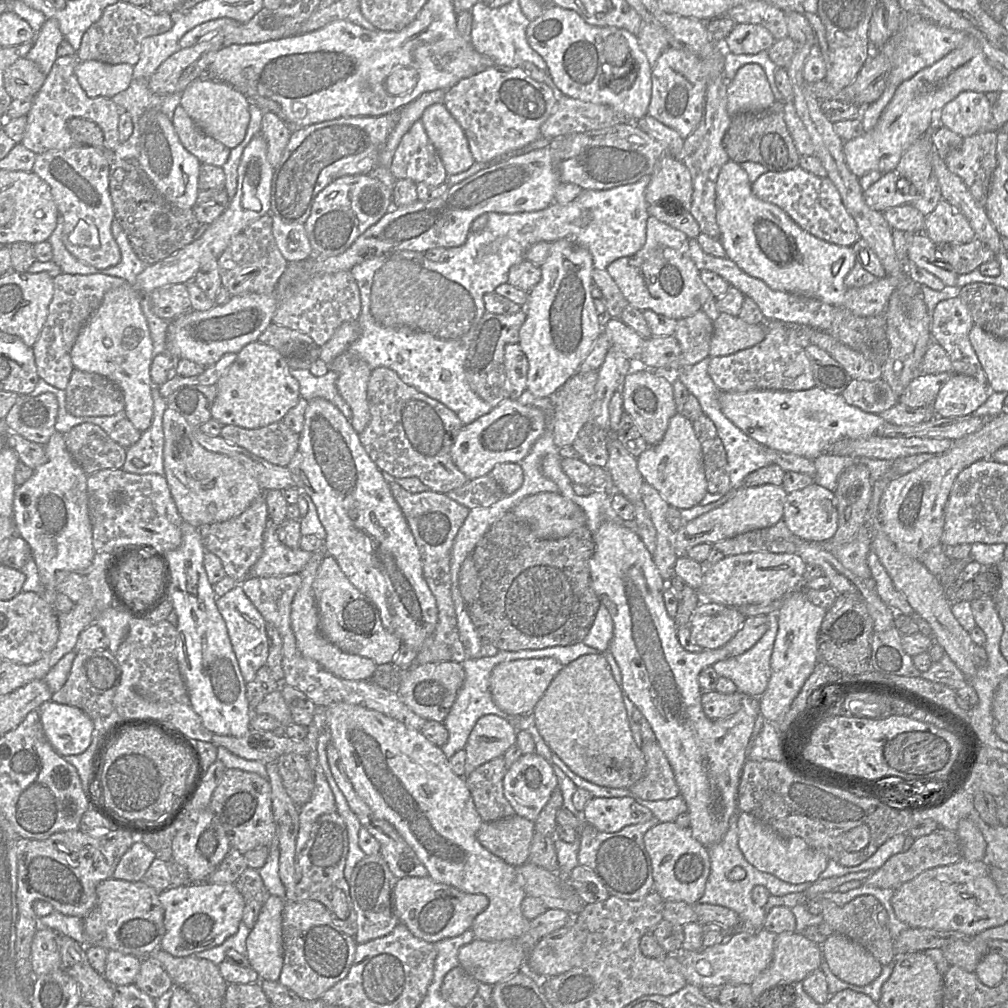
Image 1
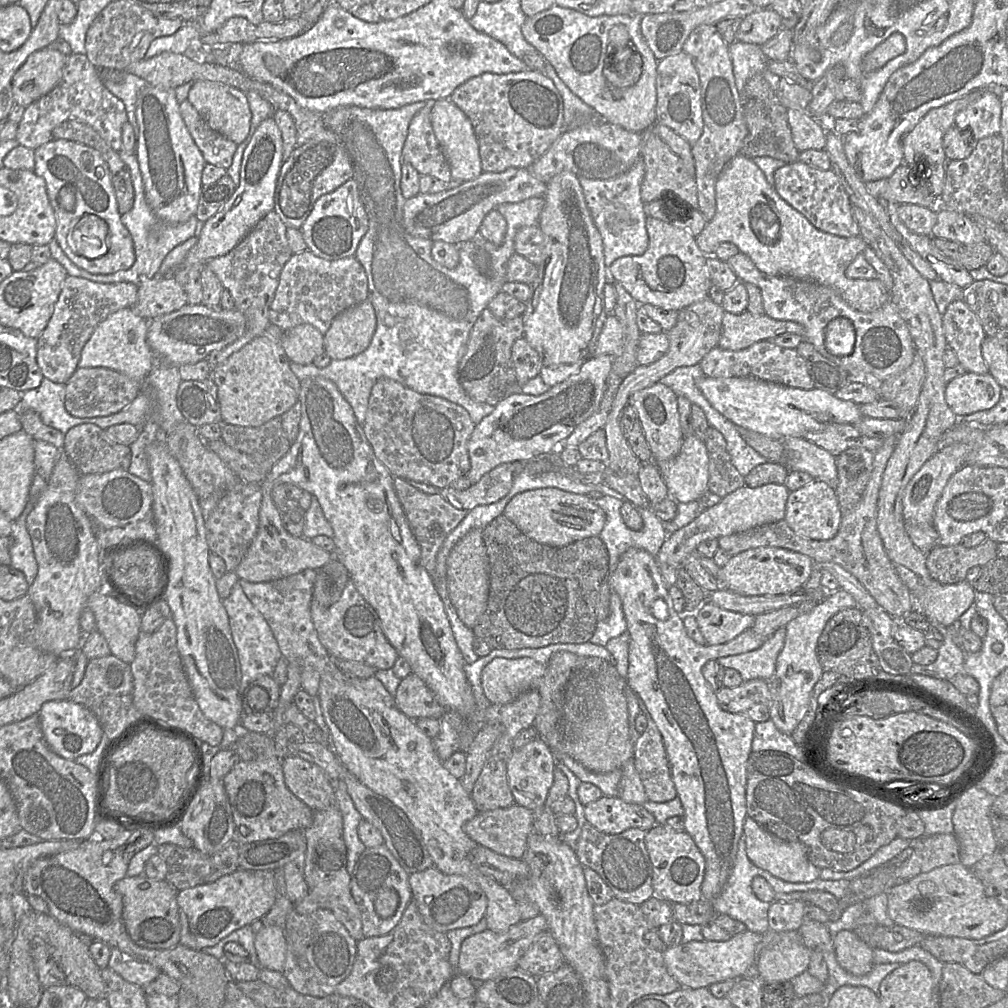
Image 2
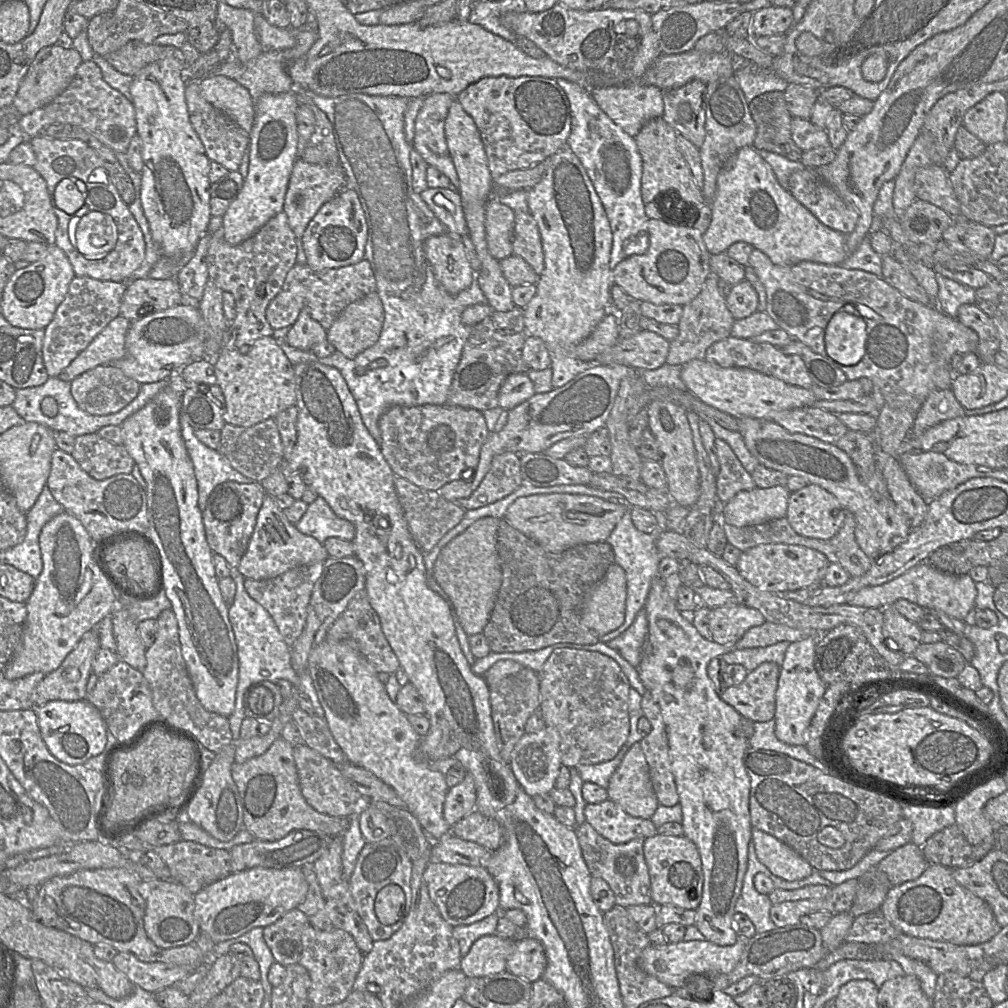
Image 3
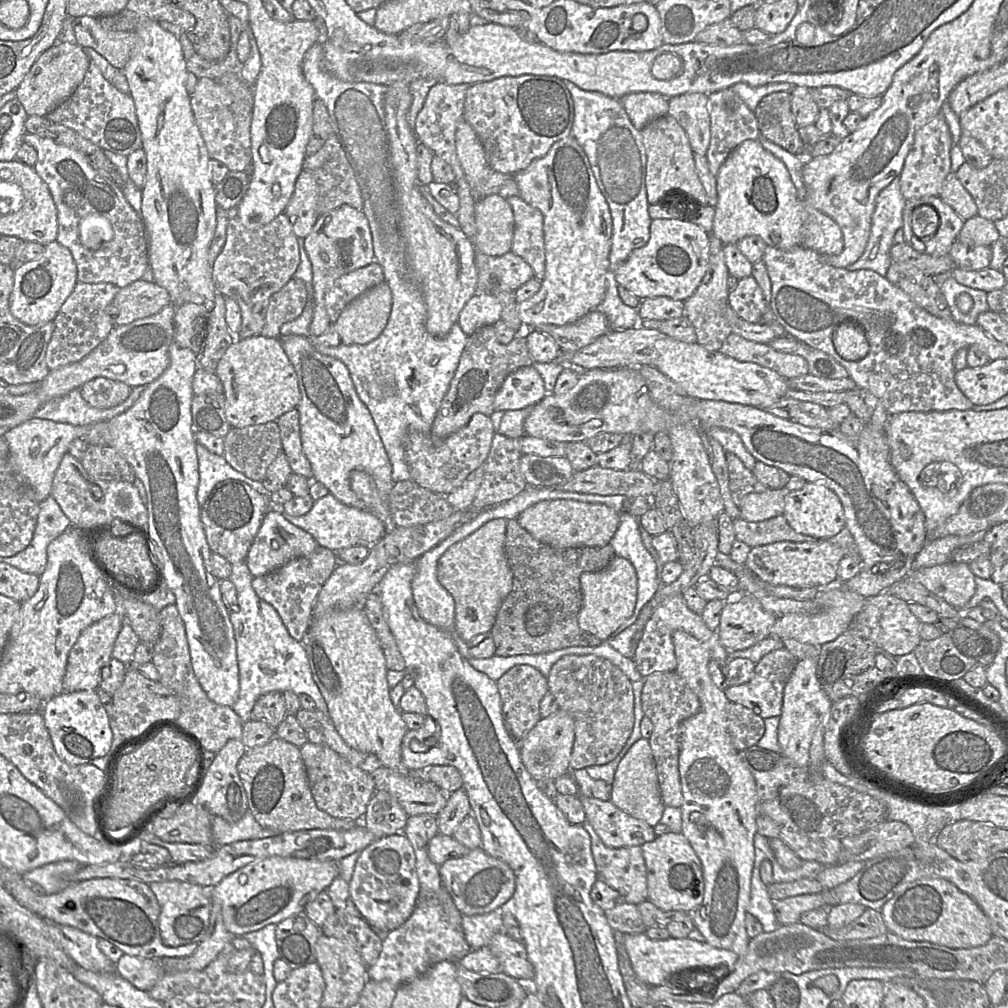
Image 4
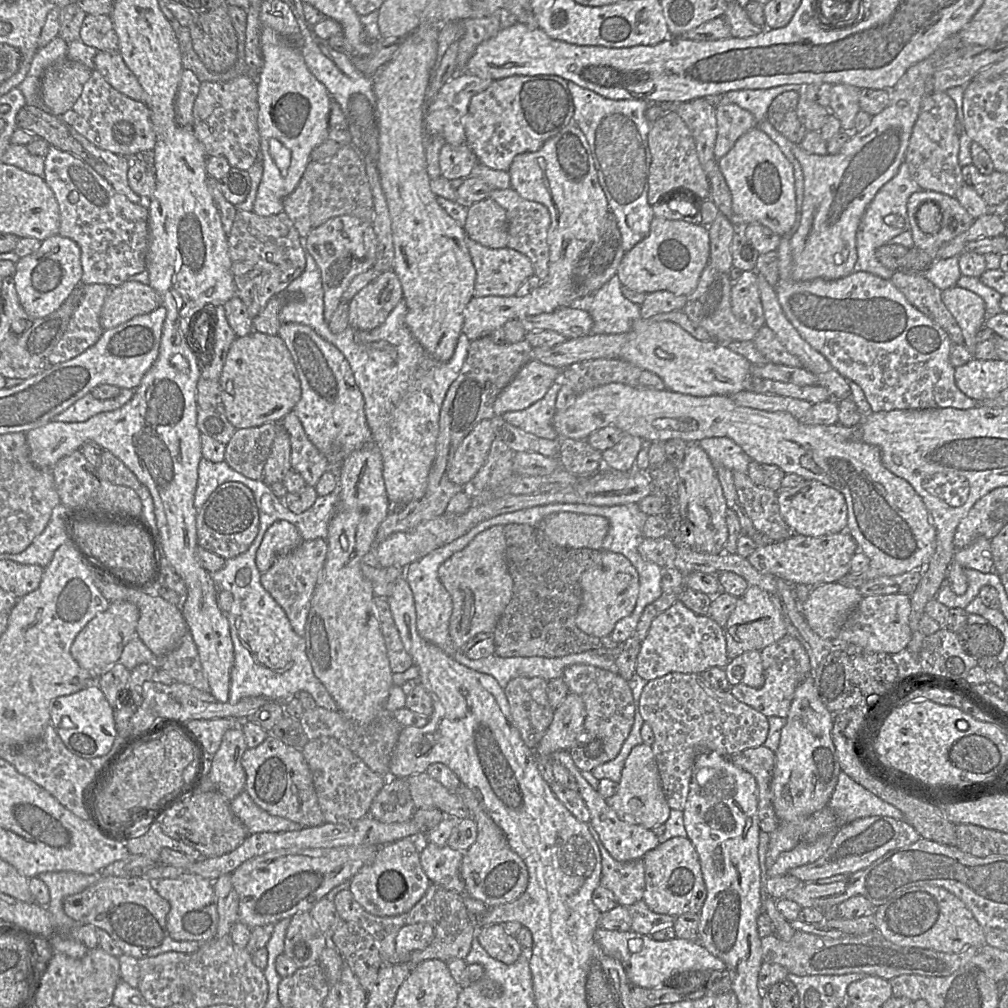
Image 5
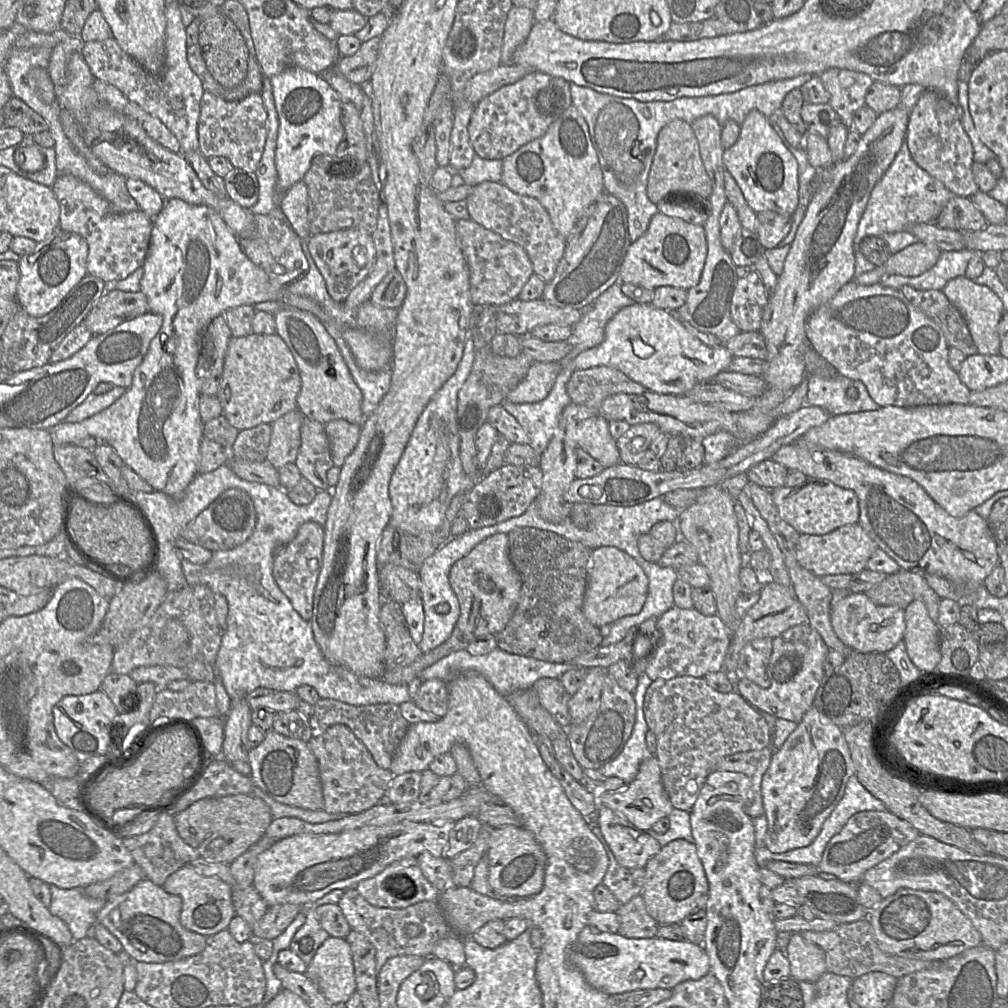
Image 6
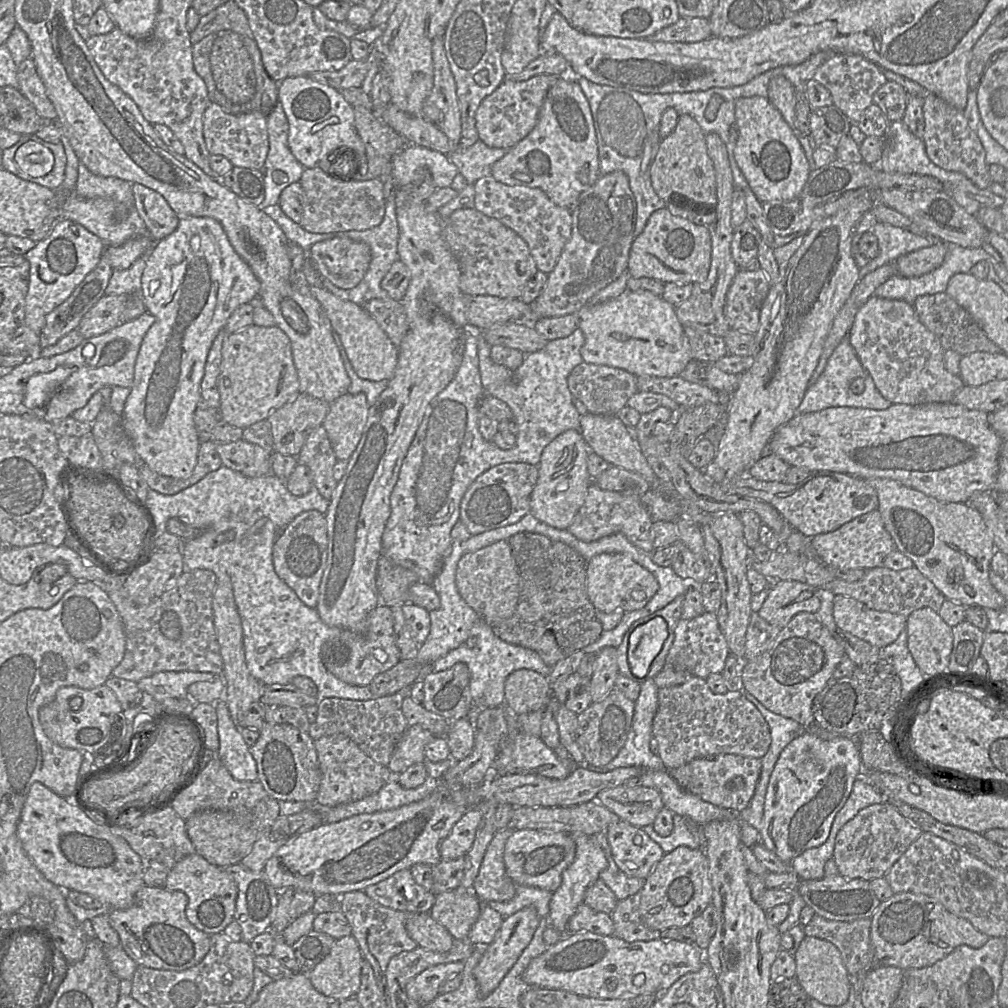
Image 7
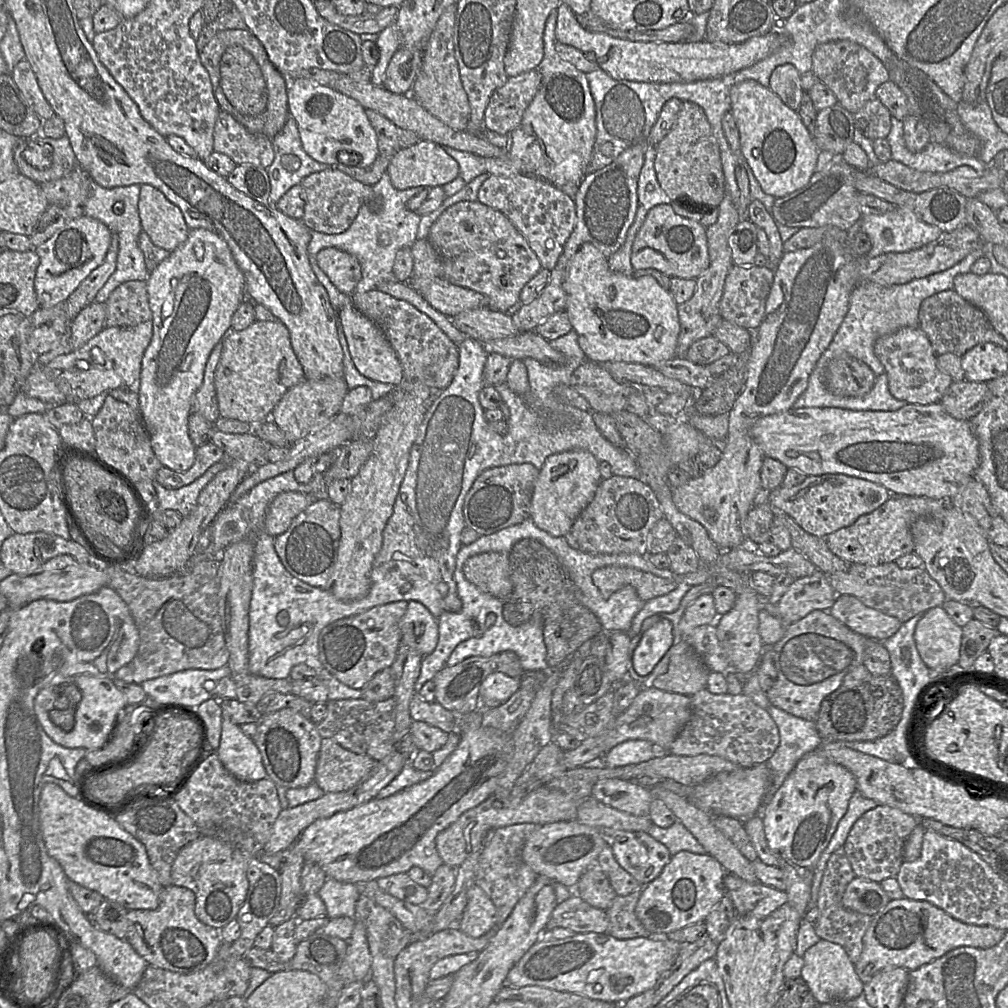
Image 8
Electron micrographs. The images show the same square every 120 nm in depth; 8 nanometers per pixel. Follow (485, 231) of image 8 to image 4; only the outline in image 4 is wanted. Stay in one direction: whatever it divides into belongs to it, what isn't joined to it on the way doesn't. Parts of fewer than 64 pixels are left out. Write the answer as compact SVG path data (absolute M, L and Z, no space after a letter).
M476 251L475 266L478 293L488 293L497 289L515 292L534 277L531 266L512 251L499 257Z

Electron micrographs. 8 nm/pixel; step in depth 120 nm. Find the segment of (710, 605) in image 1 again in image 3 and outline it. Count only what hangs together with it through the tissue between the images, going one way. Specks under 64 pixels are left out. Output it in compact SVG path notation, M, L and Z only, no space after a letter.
M743 604L712 608L708 620L711 639L721 645L734 644L747 630L765 622L758 610Z

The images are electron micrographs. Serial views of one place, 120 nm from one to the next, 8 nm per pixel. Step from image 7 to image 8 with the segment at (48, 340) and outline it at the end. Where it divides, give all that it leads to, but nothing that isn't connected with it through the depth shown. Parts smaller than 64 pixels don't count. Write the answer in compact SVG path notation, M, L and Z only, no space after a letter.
M112 234L111 243L103 263L94 269L68 298L61 303L70 321L72 321L84 307L94 301L98 291L103 287L112 273L114 273L117 266L118 251L118 237Z

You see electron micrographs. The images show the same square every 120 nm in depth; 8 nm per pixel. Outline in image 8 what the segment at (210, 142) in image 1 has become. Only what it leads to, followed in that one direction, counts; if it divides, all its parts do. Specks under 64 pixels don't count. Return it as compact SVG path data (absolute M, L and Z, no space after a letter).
M222 110L215 122L213 141L213 150L227 155L236 165L252 164L267 169L274 159L272 139L248 131Z

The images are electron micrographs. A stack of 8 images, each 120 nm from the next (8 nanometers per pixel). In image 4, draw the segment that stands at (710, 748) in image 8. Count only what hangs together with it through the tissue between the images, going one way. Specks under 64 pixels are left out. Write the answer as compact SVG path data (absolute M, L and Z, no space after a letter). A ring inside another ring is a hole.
M675 671L655 672L642 680L641 705L645 716L653 724L648 741L655 761L661 798L665 806L680 808L683 802L679 775L680 726L699 711L700 701L685 679ZM729 702L726 706L726 730L734 748L742 751L758 744L765 733L765 722L751 709Z

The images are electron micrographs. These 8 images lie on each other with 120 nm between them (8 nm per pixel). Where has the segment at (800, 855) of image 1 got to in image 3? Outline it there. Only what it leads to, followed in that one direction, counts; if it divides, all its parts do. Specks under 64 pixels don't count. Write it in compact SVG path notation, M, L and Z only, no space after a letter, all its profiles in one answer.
M752 827L751 840L758 860L775 876L786 881L796 881L812 874L813 867L774 836Z

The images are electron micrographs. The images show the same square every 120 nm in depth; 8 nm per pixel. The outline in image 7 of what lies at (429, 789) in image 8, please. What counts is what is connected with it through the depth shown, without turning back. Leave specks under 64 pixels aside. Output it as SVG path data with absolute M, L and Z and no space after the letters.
M439 787L423 799L396 809L322 823L281 846L267 860L263 872L279 892L294 888L319 896L364 890L414 864L437 865L442 859L440 842L467 809L452 799L451 790Z

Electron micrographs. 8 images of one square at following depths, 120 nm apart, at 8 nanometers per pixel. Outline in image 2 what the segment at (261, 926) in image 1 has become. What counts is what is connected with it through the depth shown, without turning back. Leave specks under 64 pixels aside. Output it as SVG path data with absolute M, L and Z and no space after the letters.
M264 926L256 935L254 945L259 967L283 972L286 960L286 938L284 928Z

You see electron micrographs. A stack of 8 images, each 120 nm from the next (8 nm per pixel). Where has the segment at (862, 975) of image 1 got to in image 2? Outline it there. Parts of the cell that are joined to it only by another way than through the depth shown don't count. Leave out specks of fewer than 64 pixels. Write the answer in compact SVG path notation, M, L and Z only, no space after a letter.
M853 930L838 932L833 938L833 946L838 963L847 972L863 976L872 970L873 948Z

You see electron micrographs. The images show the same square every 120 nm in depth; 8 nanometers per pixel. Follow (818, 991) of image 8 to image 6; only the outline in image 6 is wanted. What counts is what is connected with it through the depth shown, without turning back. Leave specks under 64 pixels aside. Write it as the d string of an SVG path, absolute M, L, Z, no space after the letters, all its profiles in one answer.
M800 933L791 934L785 953L790 963L790 977L797 982L816 982L827 972L823 949L805 940Z

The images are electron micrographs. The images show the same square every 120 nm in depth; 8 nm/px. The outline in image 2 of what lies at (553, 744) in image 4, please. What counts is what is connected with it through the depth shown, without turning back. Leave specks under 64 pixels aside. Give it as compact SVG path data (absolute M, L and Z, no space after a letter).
M536 737L525 746L514 750L507 766L509 788L516 805L533 811L543 805L553 784L556 758L549 745Z

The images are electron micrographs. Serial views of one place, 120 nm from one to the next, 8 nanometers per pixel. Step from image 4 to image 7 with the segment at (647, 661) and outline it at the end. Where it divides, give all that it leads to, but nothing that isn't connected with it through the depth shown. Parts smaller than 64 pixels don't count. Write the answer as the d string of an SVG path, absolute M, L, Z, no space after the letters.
M705 612L695 618L681 618L678 621L665 665L705 679L710 674L722 673L729 654L730 650L719 628L717 615Z

